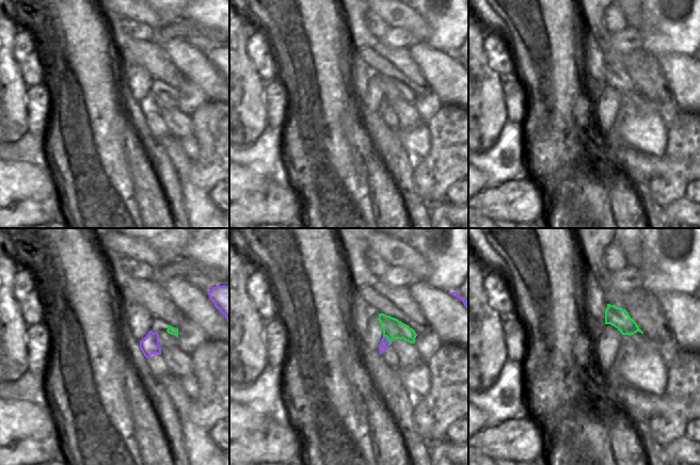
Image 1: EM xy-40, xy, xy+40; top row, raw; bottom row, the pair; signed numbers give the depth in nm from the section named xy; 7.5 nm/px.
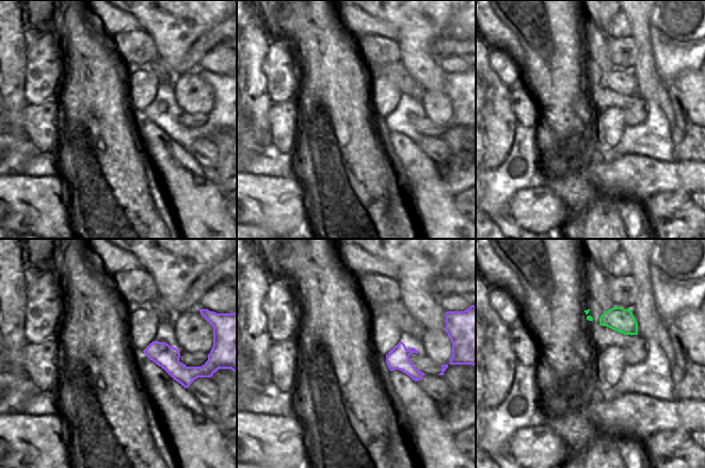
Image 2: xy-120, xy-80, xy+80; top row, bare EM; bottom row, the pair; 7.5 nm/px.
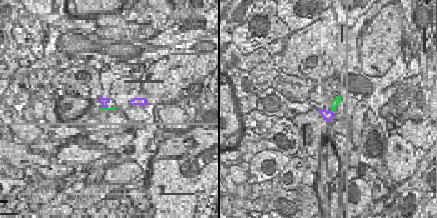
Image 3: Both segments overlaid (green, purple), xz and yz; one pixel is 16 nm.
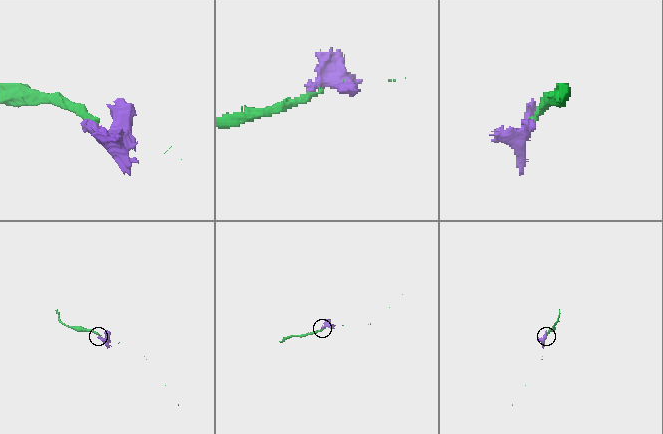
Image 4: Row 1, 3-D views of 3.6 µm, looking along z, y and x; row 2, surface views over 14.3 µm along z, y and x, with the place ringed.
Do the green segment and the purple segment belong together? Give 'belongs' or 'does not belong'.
does not belong

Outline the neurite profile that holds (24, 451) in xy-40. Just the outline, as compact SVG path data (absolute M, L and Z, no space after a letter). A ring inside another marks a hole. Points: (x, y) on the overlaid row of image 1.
M57 433L47 439L19 439L0 447L0 465L41 465L61 458L61 438Z

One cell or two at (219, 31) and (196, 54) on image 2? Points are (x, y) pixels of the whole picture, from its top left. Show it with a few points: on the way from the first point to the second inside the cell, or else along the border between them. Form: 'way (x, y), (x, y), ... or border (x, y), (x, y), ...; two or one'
way (213, 36), (201, 49); one

